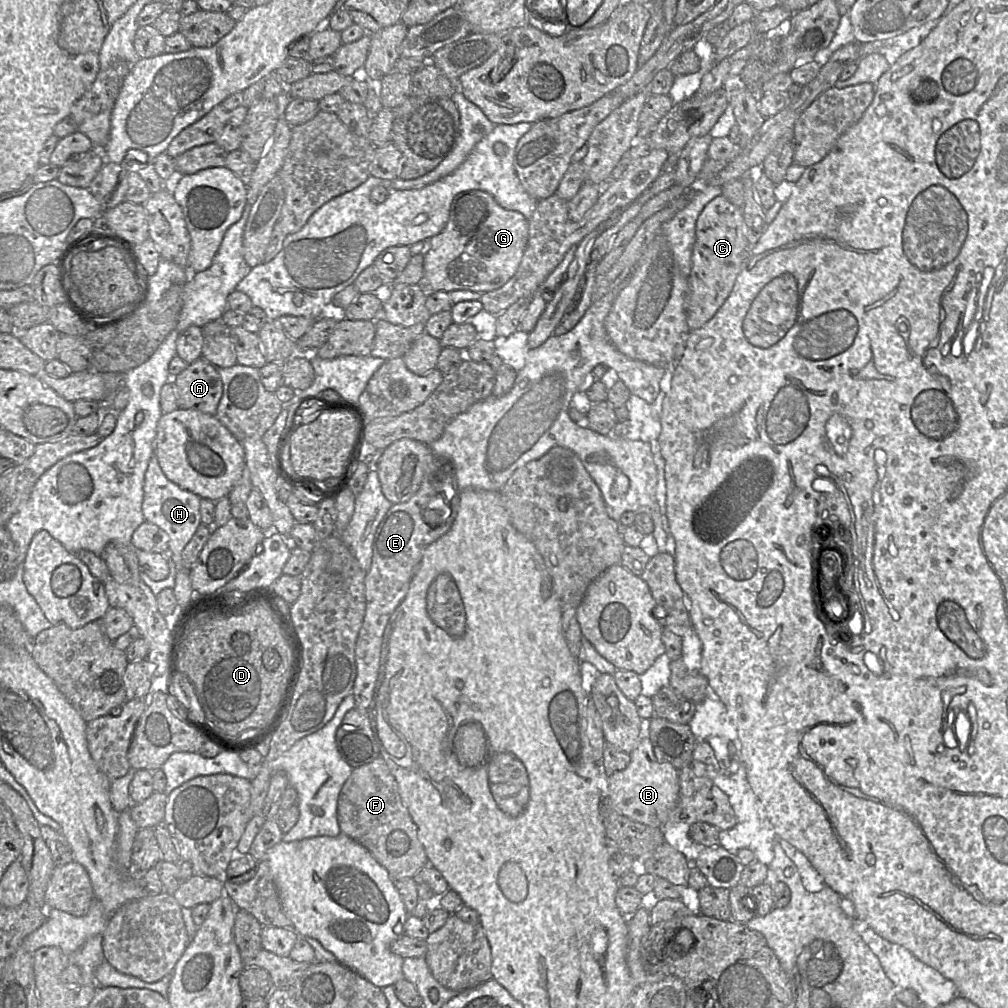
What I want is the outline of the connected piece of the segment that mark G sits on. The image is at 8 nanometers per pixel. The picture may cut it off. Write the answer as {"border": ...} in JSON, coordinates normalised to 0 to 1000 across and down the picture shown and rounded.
{"border":[[[477,188],[453,192],[440,227],[423,241],[419,284],[424,289],[481,291],[498,285],[513,269],[525,235],[525,218],[496,204]]]}

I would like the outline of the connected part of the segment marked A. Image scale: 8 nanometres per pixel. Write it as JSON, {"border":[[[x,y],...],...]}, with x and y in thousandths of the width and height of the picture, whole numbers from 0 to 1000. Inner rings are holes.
{"border":[[[198,355],[188,361],[185,366],[177,372],[171,373],[171,379],[178,406],[190,406],[213,412],[221,391],[221,380],[212,362]]]}

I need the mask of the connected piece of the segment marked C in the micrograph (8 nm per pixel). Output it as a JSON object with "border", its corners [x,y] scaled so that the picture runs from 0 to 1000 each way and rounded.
{"border":[[[713,193],[697,206],[690,220],[690,239],[684,275],[682,321],[685,327],[699,322],[723,295],[742,254],[742,228],[734,206]]]}

